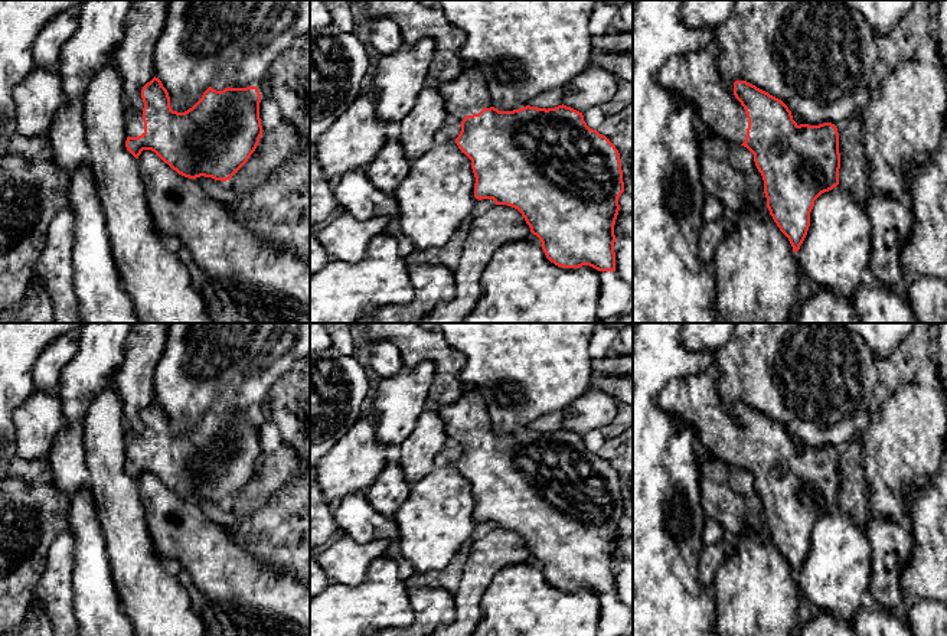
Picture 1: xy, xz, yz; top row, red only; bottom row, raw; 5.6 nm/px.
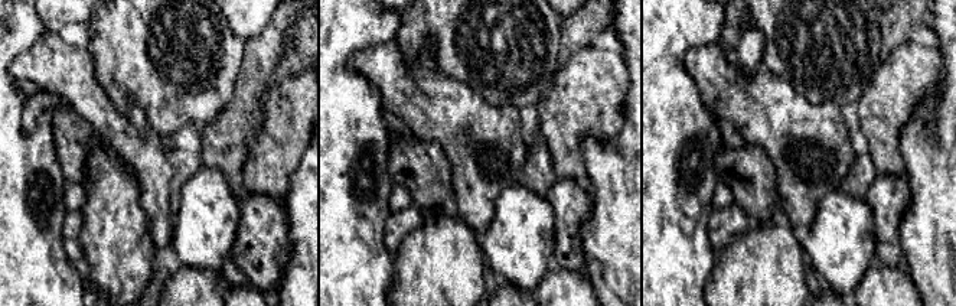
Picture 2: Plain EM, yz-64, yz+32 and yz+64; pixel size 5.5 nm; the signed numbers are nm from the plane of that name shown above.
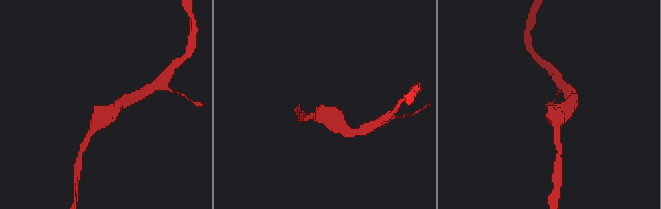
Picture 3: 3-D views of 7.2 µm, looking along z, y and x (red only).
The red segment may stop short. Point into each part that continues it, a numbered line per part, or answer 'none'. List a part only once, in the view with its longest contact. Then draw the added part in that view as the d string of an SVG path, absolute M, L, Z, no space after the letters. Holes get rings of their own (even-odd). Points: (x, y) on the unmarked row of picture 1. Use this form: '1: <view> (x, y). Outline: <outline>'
1: yz (695, 400). Outline: M705 372L669 382L656 404L689 424L716 459L742 467L748 441L744 430L724 404L718 382Z

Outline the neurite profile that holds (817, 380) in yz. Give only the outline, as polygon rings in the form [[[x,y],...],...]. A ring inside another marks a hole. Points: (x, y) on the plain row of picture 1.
[[[737,323],[726,345],[715,353],[718,388],[734,415],[735,404],[747,404],[781,423],[800,447],[837,447],[855,438],[871,423],[872,397],[878,391],[878,368],[863,339],[843,323]]]

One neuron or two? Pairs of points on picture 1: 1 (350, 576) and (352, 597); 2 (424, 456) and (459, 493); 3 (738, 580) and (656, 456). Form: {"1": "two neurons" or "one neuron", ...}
{"1": "two neurons", "2": "two neurons", "3": "two neurons"}

